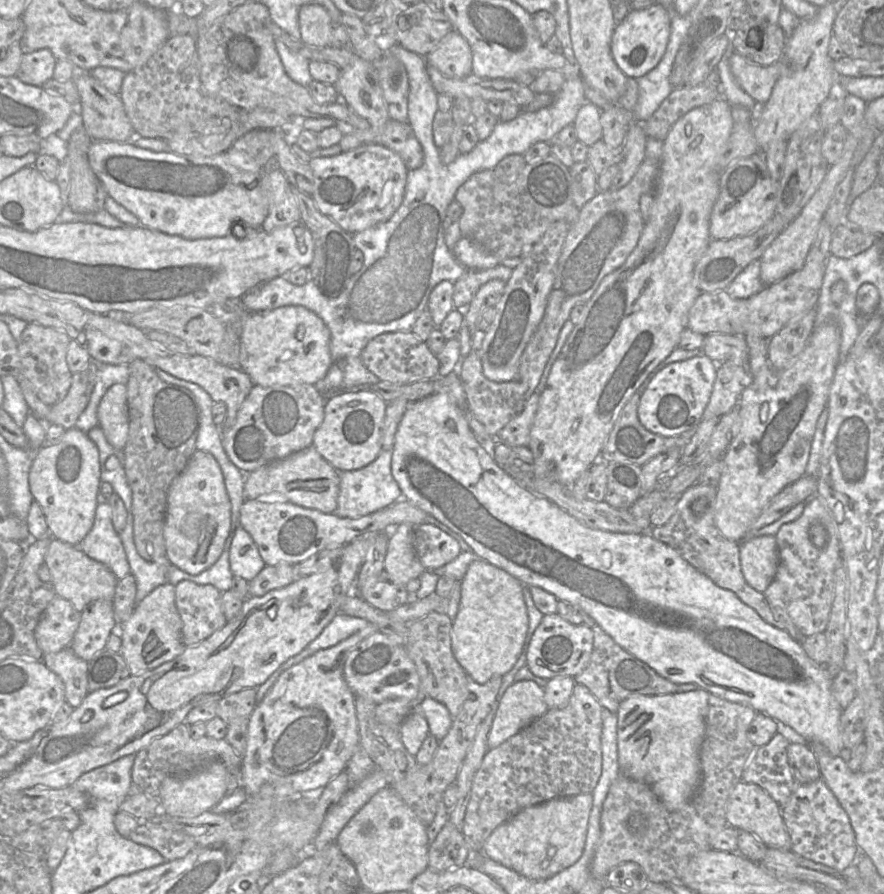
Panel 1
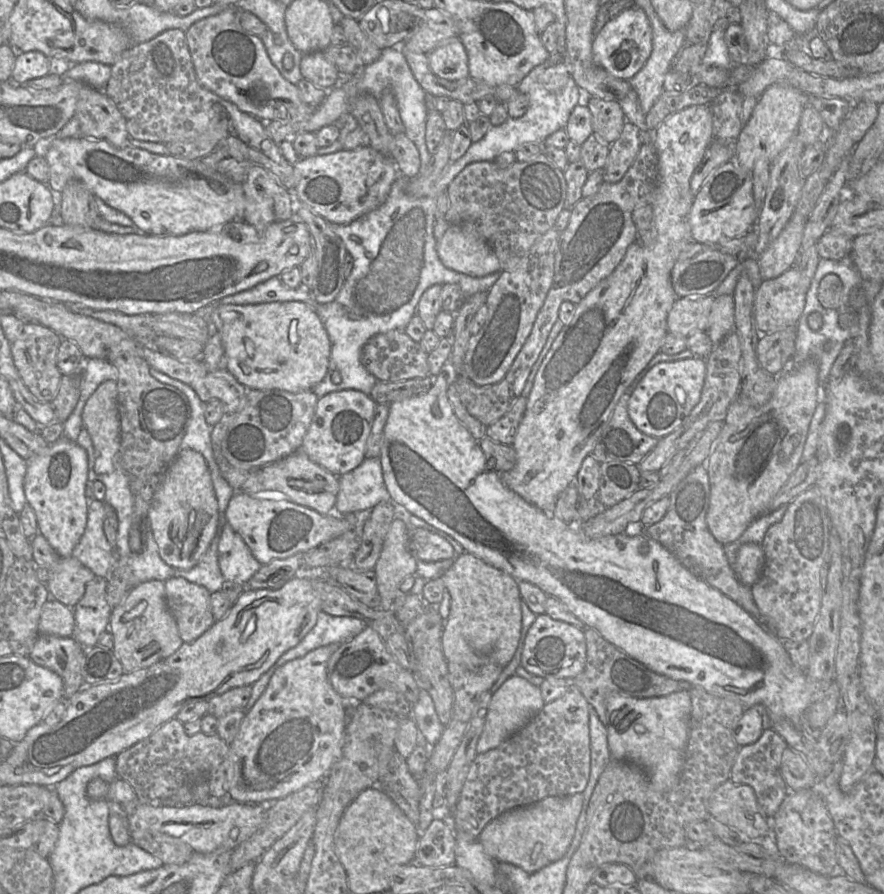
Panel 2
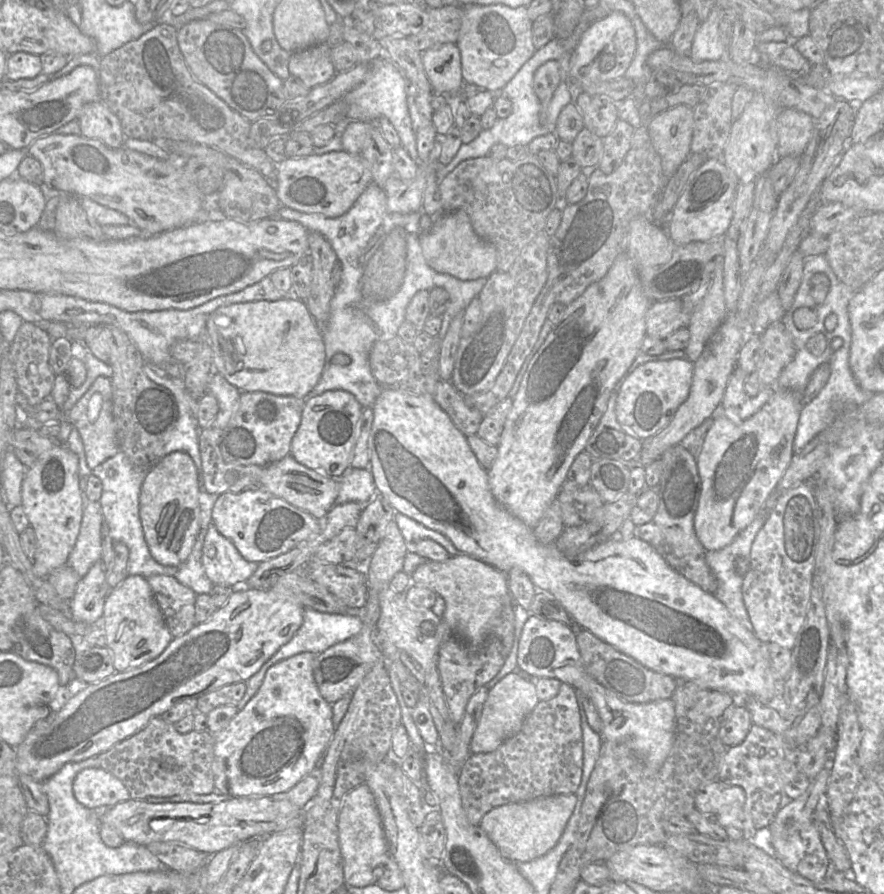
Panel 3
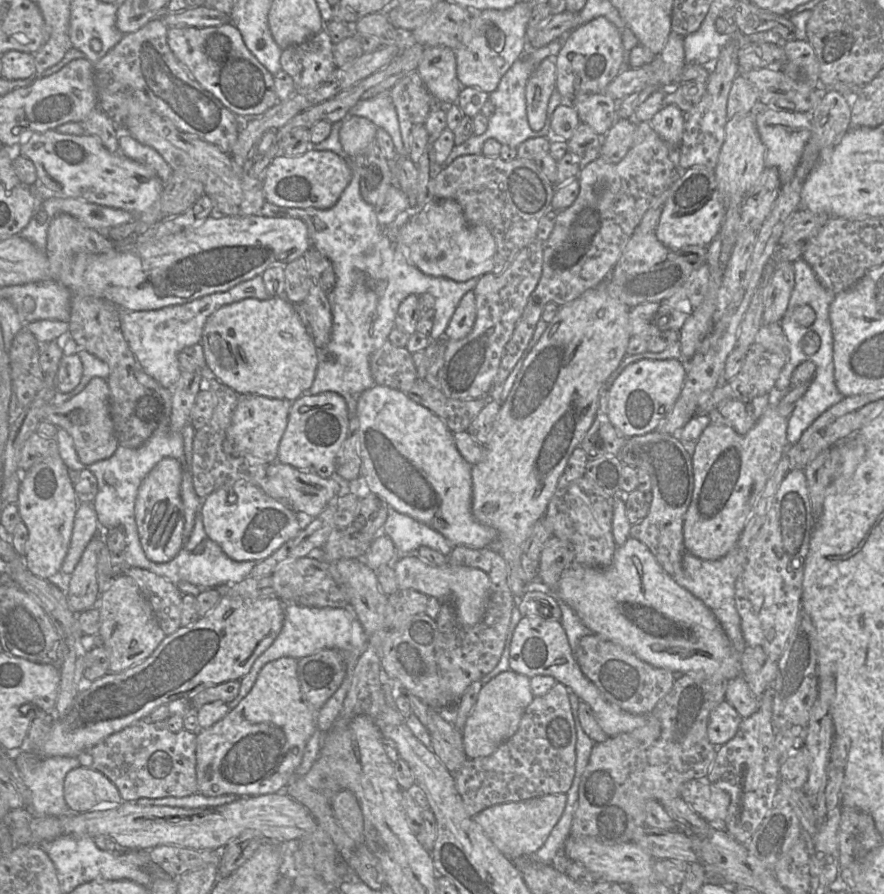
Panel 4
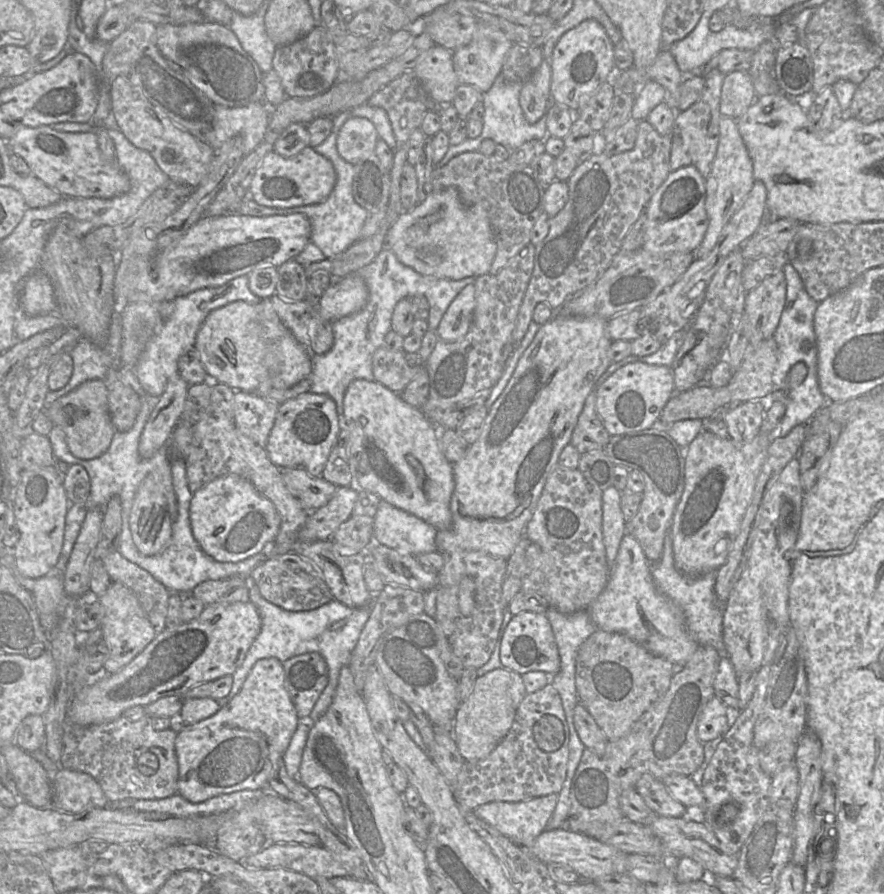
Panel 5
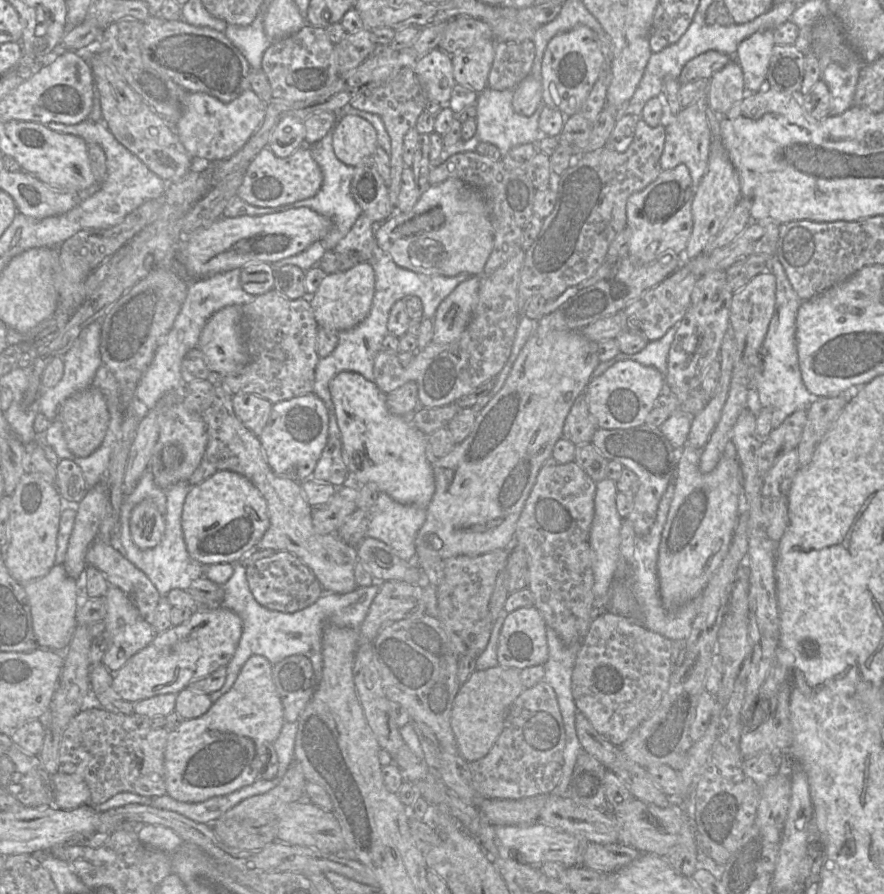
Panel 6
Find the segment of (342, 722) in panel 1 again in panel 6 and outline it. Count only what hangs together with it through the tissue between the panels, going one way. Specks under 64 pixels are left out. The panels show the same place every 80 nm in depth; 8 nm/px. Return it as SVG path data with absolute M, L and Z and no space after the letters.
M261 655L251 656L241 668L233 686L219 699L214 701L206 713L197 718L184 719L178 727L169 731L164 751L166 794L178 801L199 803L213 796L229 794L241 787L250 785L261 779L261 767L263 767L268 760L265 744L273 745L273 742L278 737L282 726L286 722L284 718L283 706L272 679L272 666L273 664Z

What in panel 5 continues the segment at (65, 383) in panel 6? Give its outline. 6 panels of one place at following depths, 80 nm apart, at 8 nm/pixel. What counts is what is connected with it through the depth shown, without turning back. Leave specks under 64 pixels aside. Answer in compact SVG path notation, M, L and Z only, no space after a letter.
M81 337L69 352L73 360L73 373L69 382L61 389L49 391L45 397L44 409L59 398L72 392L90 380L103 380L113 359L103 349L85 337Z

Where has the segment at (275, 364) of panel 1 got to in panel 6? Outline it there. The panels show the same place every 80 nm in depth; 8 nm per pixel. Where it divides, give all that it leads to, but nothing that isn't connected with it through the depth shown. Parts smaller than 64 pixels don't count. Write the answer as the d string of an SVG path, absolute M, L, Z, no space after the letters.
M227 306L205 324L197 344L213 377L239 373L247 362L241 336L241 306Z

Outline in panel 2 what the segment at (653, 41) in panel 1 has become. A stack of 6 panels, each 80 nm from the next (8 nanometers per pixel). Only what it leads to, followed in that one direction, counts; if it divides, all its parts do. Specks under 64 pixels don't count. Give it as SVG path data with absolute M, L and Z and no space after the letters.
M634 6L609 19L595 34L592 51L595 62L612 76L630 80L641 70L652 52L652 26L644 10Z

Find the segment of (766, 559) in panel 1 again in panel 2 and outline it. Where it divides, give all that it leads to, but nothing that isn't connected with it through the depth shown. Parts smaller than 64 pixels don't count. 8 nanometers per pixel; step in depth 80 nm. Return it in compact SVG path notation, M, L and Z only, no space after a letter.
M746 543L737 553L735 573L748 587L753 586L761 576L765 564L765 554L760 543Z

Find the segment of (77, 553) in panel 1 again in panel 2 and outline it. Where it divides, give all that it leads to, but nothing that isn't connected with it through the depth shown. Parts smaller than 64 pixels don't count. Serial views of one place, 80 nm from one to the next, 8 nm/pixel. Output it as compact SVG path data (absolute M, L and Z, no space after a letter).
M39 532L29 539L29 542L35 564L48 572L48 581L45 585L50 593L50 599L55 599L67 607L74 608L84 595L87 583L96 575L76 558L60 556Z

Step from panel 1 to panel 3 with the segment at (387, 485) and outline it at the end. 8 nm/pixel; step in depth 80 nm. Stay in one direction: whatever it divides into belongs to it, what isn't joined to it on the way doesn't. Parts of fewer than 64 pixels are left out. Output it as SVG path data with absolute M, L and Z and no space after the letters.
M352 469L340 479L337 503L357 502L362 505L377 494L377 489L369 469Z

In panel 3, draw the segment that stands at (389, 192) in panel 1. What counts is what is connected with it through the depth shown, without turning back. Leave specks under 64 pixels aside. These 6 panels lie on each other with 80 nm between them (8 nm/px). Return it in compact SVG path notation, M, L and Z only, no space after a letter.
M346 150L325 154L310 154L290 158L277 164L274 188L282 206L304 213L320 213L327 217L339 217L346 213L372 183L368 163L359 154Z

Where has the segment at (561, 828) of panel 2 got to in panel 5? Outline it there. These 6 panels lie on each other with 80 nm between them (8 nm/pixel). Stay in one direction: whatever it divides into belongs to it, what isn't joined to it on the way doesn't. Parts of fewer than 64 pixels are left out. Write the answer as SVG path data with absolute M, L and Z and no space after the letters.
M551 793L518 802L489 802L474 812L512 842L528 847L546 830L557 801L558 793Z

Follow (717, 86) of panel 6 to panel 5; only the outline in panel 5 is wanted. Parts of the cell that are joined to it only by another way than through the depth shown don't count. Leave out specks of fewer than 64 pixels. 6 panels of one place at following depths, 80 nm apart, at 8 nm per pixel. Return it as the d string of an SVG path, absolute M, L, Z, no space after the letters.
M748 71L727 73L721 90L721 115L738 119L748 110L756 98L757 94Z

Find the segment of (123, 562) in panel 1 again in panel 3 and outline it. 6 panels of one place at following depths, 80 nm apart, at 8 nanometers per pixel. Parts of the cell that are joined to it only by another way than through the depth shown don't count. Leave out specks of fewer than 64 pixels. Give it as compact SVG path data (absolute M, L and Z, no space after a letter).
M82 493L83 516L76 543L66 565L83 577L101 559L103 515L99 501L90 501Z

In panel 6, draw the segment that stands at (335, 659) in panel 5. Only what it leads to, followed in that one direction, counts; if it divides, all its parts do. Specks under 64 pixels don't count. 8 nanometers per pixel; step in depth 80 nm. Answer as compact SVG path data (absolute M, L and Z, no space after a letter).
M239 562L205 566L203 576L223 585L224 596L220 605L235 612L243 625L237 649L226 665L225 683L221 689L209 694L213 702L233 686L245 662L254 655L265 657L273 665L292 655L305 655L311 660L318 680L322 668L322 636L325 627L334 625L359 630L380 587L380 583L375 582L370 586L357 587L347 594L324 592L313 605L300 611L284 613L268 609L257 602L249 589L246 568Z

